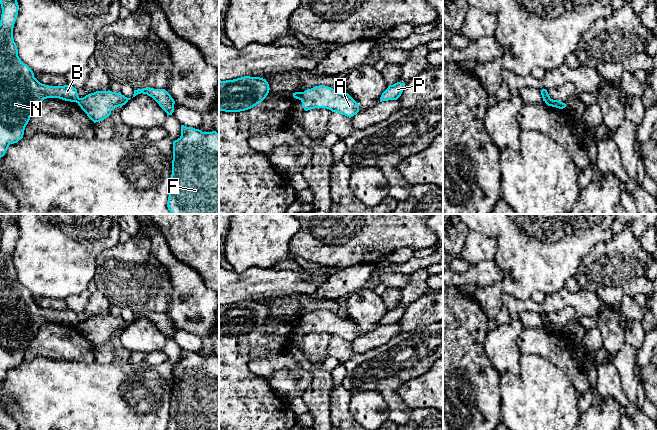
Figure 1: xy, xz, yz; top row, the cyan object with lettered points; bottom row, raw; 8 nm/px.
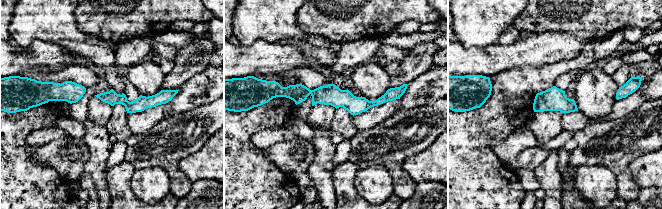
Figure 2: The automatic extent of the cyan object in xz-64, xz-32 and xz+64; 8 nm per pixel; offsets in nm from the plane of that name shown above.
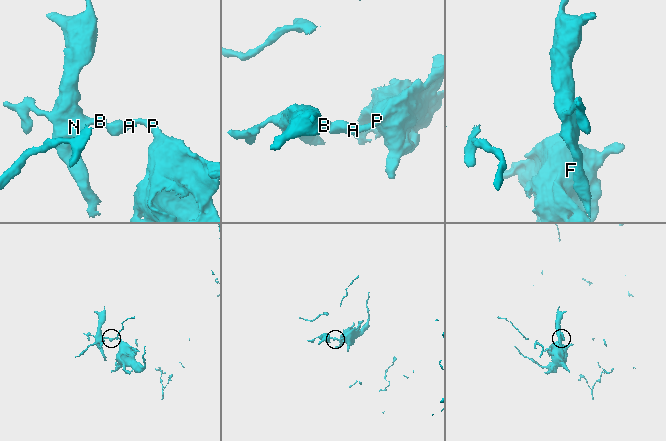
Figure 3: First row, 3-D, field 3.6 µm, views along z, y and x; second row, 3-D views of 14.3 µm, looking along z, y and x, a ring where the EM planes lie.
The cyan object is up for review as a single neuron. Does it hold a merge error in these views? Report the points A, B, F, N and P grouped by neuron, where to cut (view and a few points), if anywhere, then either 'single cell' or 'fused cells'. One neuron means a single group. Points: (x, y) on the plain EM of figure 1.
A F P / B N | xz (303, 316), (300, 323) | fused cells

